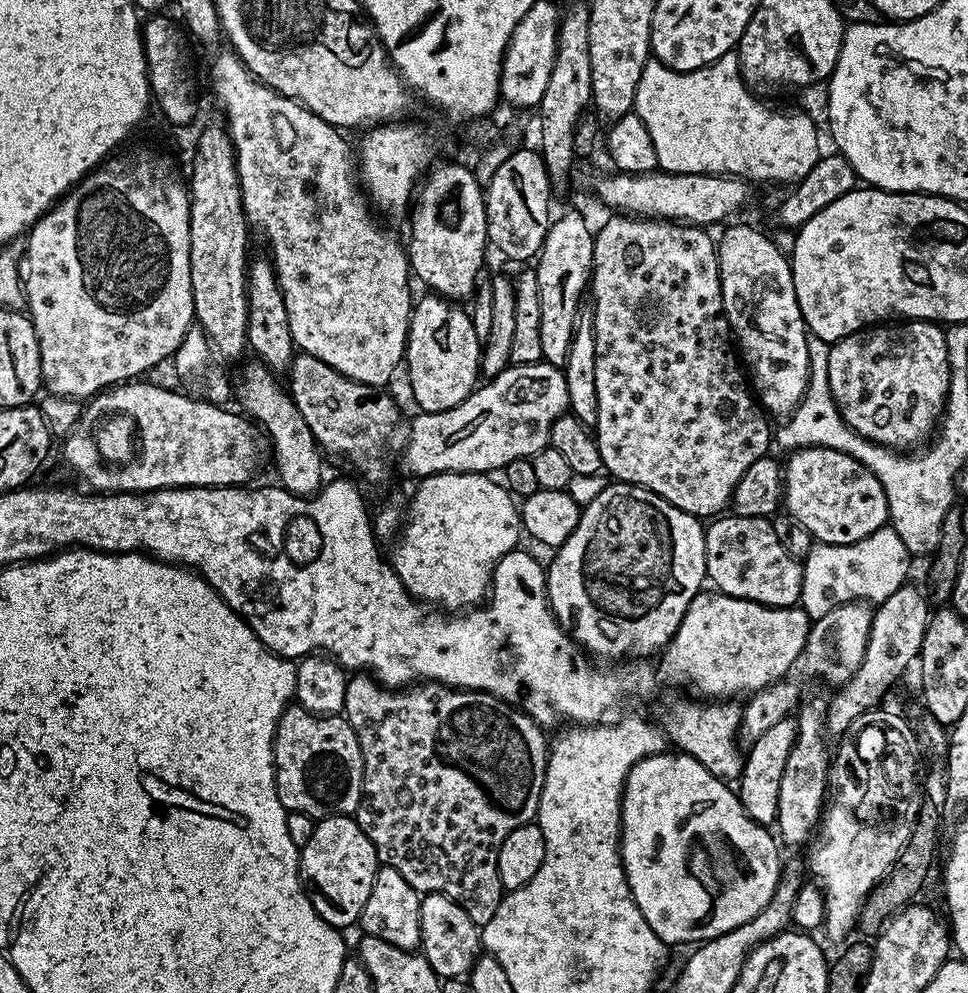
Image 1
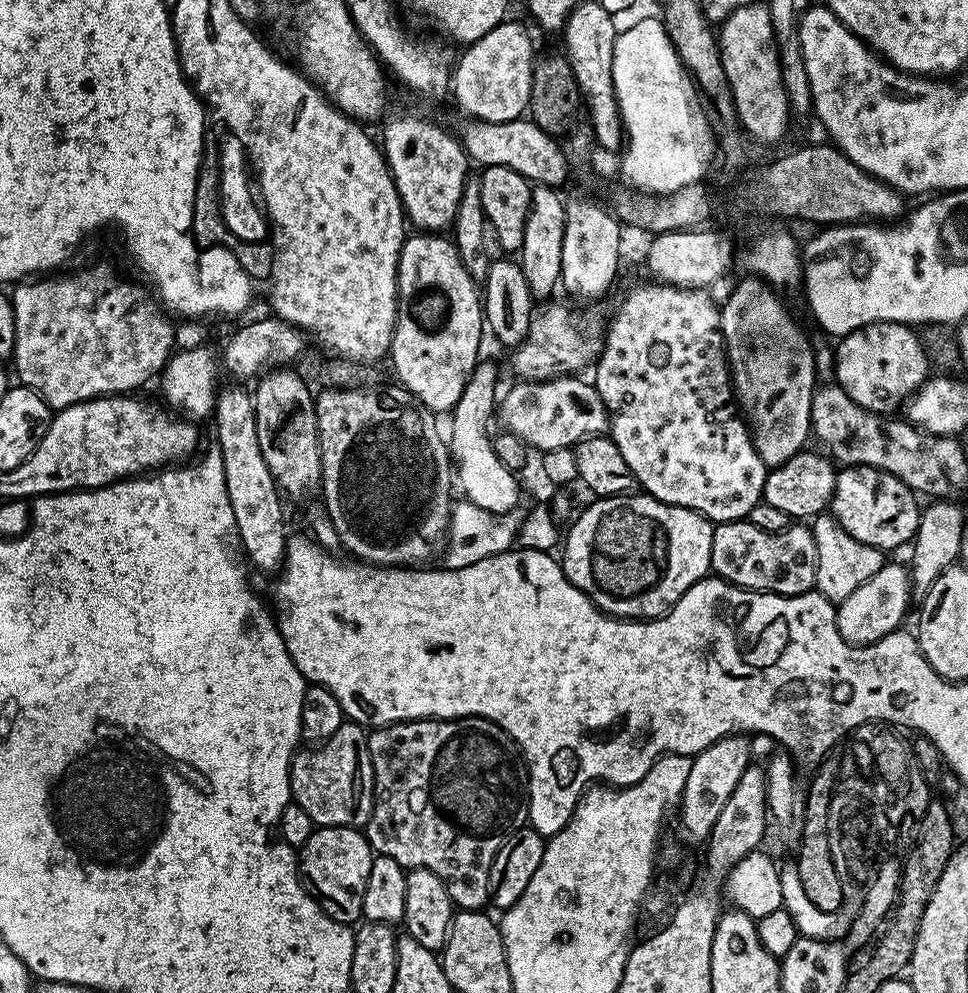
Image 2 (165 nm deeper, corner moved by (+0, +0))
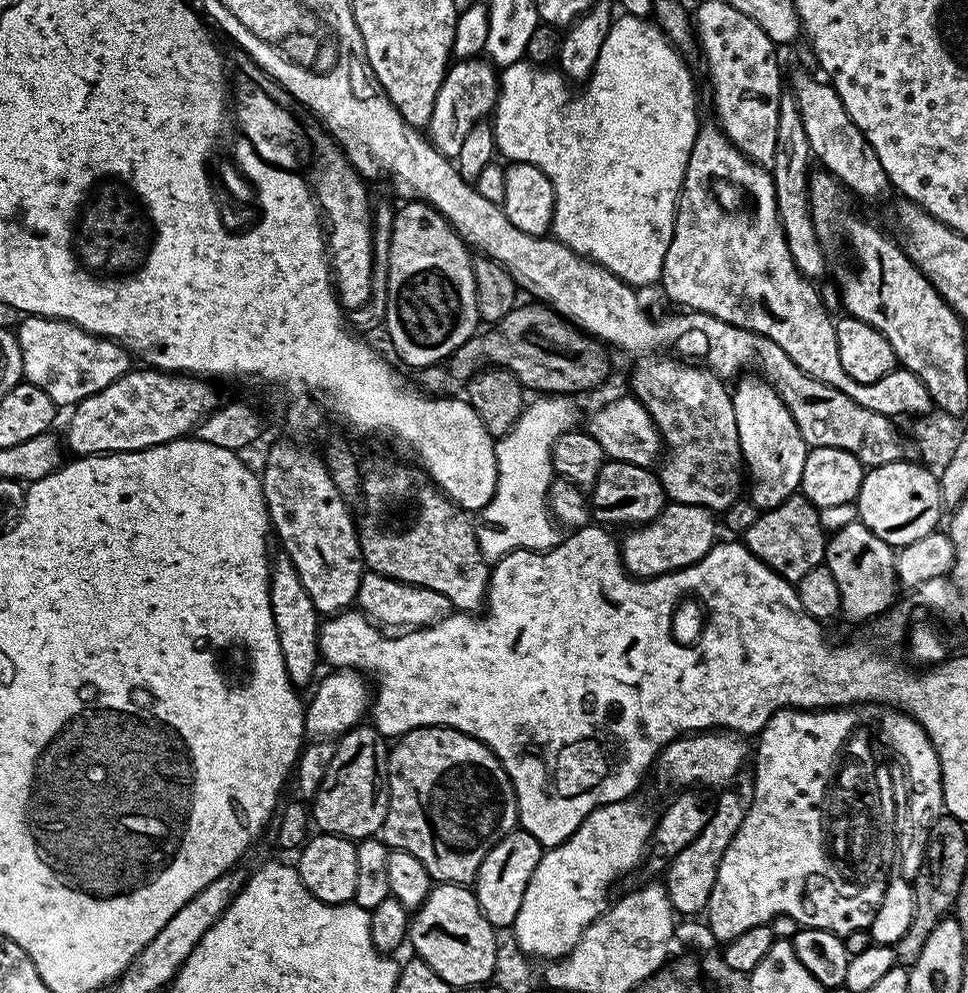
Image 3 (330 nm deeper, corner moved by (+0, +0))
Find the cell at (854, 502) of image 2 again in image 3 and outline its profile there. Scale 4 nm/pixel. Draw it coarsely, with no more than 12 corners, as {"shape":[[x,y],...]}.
{"shape":[[906,459],[868,468],[859,523],[894,550],[937,531],[937,473]]}

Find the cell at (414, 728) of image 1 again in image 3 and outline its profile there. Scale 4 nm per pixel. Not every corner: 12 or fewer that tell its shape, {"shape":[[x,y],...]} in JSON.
{"shape":[[411,728],[378,836],[471,885],[518,824],[481,740]]}

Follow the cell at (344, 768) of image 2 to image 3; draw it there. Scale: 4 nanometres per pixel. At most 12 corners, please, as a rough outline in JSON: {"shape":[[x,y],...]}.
{"shape":[[374,726],[335,741],[310,804],[321,833],[359,842],[388,809],[388,750]]}

